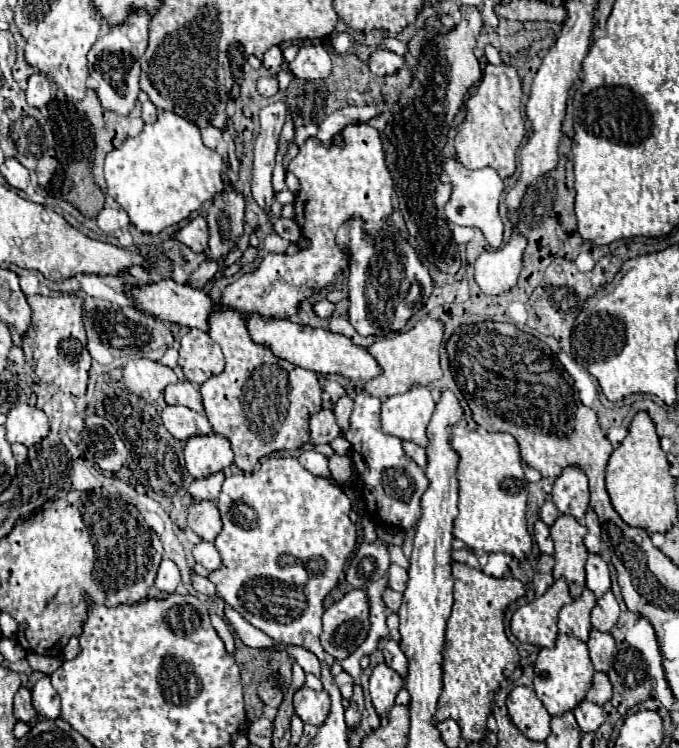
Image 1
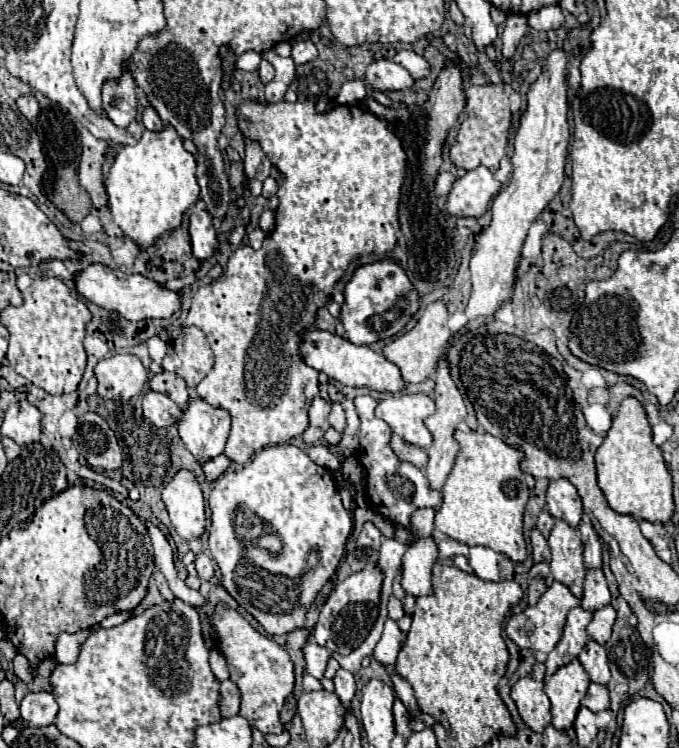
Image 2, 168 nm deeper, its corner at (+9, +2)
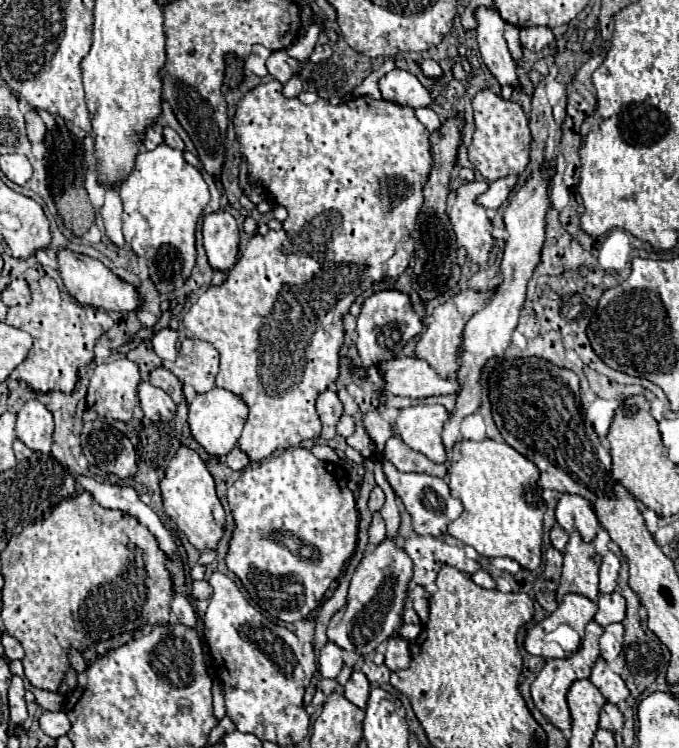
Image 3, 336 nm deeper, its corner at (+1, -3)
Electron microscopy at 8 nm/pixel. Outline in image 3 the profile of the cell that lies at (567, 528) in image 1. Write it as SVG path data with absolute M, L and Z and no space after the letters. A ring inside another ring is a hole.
M578 531L570 533L566 551L564 551L564 567L558 585L558 593L578 593L596 601L598 597L598 563L602 557L596 553L594 543L582 541Z

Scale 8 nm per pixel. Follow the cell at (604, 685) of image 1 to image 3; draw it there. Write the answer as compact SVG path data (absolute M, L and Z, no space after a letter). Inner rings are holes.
M606 701L604 707L602 707L602 711L600 711L600 725L602 725L604 729L608 729L608 731L618 731L618 729L622 729L624 717L622 717L620 709L618 709L616 705L612 705L612 703Z

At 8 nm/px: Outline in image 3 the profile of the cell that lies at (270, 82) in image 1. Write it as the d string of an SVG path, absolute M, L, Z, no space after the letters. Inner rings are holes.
M274 51L266 61L266 69L276 81L280 81L284 85L294 73L298 73L302 69L302 65L294 59L290 59L290 55L286 51Z

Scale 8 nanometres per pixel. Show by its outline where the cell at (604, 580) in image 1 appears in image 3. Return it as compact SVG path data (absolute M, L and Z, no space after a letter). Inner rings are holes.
M620 591L598 595L598 613L594 615L594 621L598 625L606 627L610 623L618 623L624 619L624 615L626 615L626 603Z

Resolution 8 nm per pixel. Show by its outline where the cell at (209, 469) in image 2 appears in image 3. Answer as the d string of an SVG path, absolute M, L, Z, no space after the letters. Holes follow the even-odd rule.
M234 447L234 449L224 457L224 463L226 463L226 467L230 467L232 471L242 471L242 469L250 463L250 459L248 459L246 453L242 453L242 451L238 451L238 447Z

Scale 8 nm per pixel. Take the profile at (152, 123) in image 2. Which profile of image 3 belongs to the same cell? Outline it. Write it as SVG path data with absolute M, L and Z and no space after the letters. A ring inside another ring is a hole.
M164 127L162 135L164 135L164 143L166 143L166 145L170 145L170 147L174 147L174 149L180 149L180 151L184 151L184 141L180 139L180 135L178 135L174 129L170 129L170 127Z

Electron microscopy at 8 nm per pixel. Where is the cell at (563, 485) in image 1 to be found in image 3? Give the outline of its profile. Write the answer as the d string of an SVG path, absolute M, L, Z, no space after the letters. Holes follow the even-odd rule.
M564 493L556 503L556 521L566 533L578 531L586 543L592 541L600 529L596 513L592 511L592 503L572 493Z

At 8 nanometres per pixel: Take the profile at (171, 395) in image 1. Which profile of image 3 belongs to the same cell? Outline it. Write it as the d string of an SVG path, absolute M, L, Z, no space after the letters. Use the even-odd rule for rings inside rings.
M164 367L154 369L154 371L150 373L150 383L152 383L154 387L164 389L164 391L172 397L172 401L174 401L176 405L180 405L180 403L184 401L182 383L180 383L180 381L178 381L178 377L176 377L174 373L170 373L168 369L164 369Z

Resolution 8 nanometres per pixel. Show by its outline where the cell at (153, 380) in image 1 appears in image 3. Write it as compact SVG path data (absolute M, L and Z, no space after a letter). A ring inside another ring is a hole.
M122 357L112 363L102 363L94 369L94 375L90 379L88 397L86 397L88 407L92 407L100 417L130 421L134 407L138 403L138 385L140 385L140 369L134 361Z

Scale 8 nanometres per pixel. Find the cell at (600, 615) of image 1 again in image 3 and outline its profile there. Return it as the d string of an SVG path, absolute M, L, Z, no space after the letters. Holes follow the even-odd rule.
M612 623L604 629L600 637L600 655L610 663L612 659L618 657L620 649L624 643L624 627L622 623Z

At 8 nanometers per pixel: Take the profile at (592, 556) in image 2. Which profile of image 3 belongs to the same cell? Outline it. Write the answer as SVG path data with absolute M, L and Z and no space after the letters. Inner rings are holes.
M606 551L606 555L602 557L602 565L600 565L600 591L602 593L610 593L616 589L618 569L620 569L618 557L612 551Z

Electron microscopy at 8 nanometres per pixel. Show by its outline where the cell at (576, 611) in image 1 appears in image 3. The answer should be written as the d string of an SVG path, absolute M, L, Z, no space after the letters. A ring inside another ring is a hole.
M590 621L586 625L584 639L582 639L578 651L574 655L570 655L568 659L548 659L544 669L538 673L538 677L534 679L534 683L530 687L532 701L534 701L536 709L560 731L570 729L570 711L568 711L568 705L566 705L566 691L572 685L572 681L590 677L590 667L594 665L594 659L600 655L600 651L598 651L598 637L600 635L602 635L602 627L596 621Z

